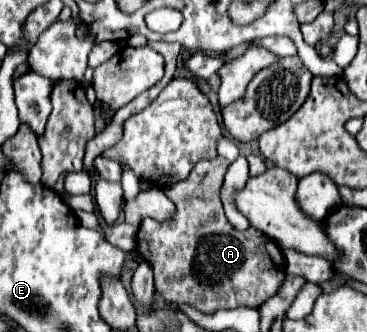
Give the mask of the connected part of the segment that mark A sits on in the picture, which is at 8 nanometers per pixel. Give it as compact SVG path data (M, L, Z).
M221 156L212 160L200 160L186 180L176 182L168 188L168 198L176 204L174 216L164 222L144 218L136 236L138 252L154 270L156 294L162 296L166 302L188 304L204 314L212 314L220 308L260 306L272 294L276 294L278 286L284 280L284 258L278 244L270 236L256 232L254 228L248 228L244 232L234 230L224 216L220 189L229 165L230 162Z

